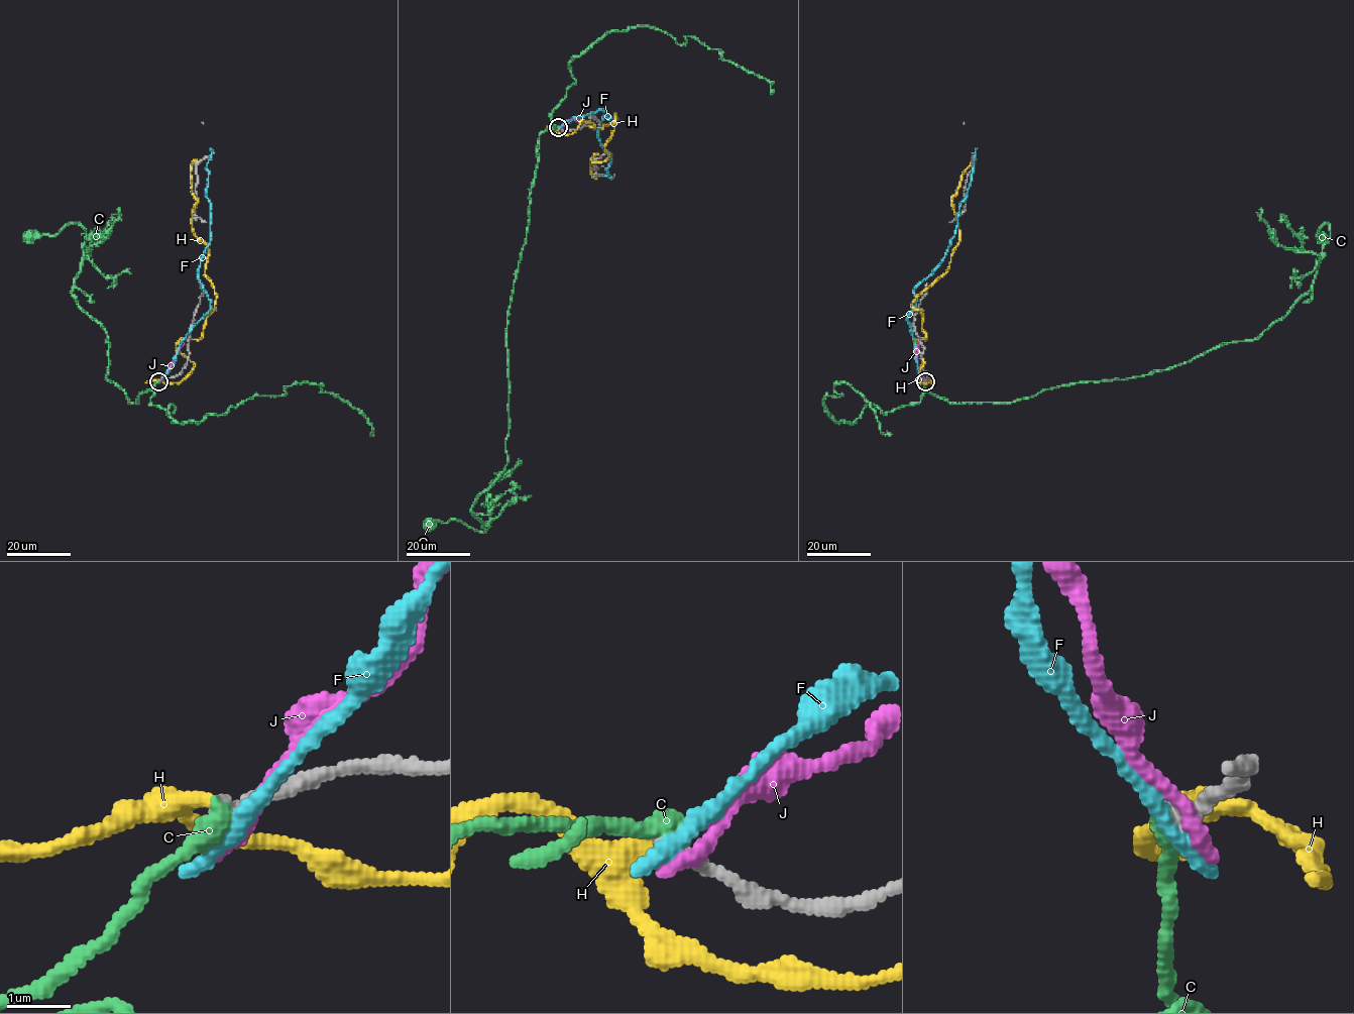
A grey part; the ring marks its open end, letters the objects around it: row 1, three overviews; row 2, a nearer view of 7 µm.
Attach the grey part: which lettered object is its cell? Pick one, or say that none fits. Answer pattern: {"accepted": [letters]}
{"accepted": ["C"]}

